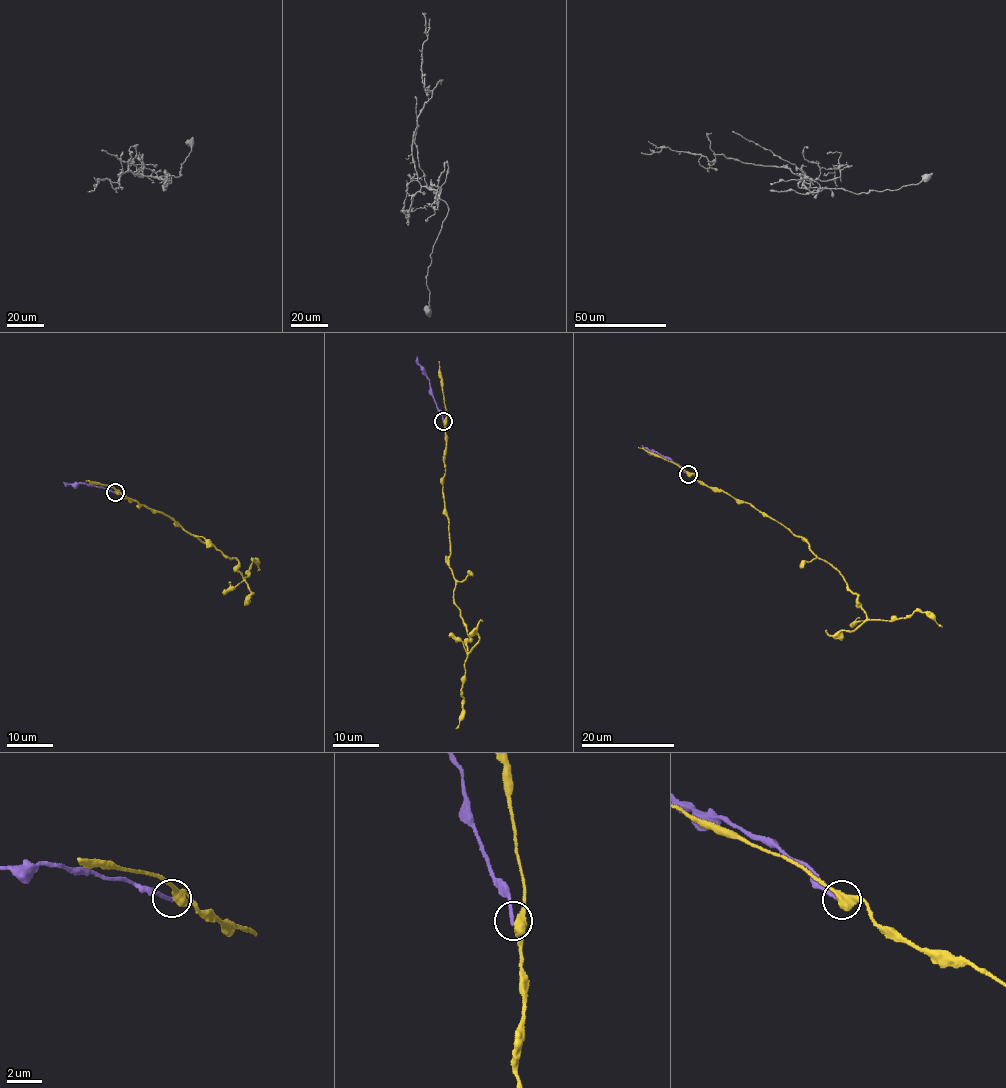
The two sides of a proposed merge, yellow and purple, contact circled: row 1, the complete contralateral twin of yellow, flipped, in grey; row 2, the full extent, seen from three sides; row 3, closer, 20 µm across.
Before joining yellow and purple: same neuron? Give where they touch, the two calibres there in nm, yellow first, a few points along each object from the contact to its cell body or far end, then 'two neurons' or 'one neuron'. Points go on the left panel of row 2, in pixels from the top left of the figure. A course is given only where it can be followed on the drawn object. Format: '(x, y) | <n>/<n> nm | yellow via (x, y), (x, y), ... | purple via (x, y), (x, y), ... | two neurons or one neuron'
(115, 492) | 460/240 nm | yellow via (116, 492), (167, 515), (187, 532), (236, 559), (244, 579), (250, 575), (249, 571), (256, 559), (258, 570) | purple via (115, 492), (83, 483), (63, 482) | two neurons

